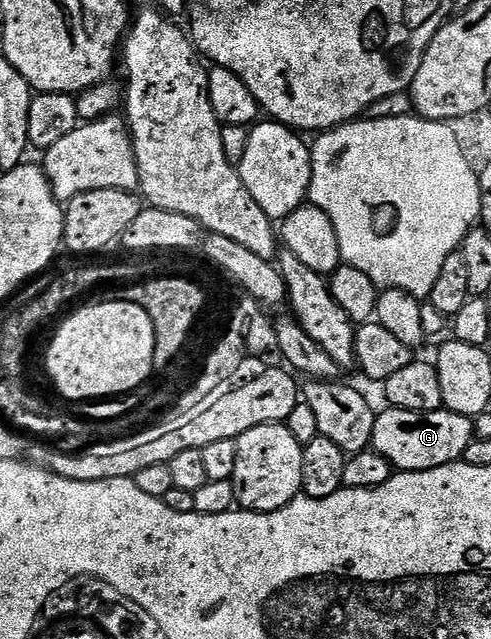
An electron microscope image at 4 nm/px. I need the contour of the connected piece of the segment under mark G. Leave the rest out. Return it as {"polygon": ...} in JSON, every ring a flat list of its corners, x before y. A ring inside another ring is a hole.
{"polygon":[[385,407,377,413,371,448,391,462,394,470,402,473,431,471,464,458,467,447,475,440,473,422,474,418,453,413,444,407,430,413]]}

